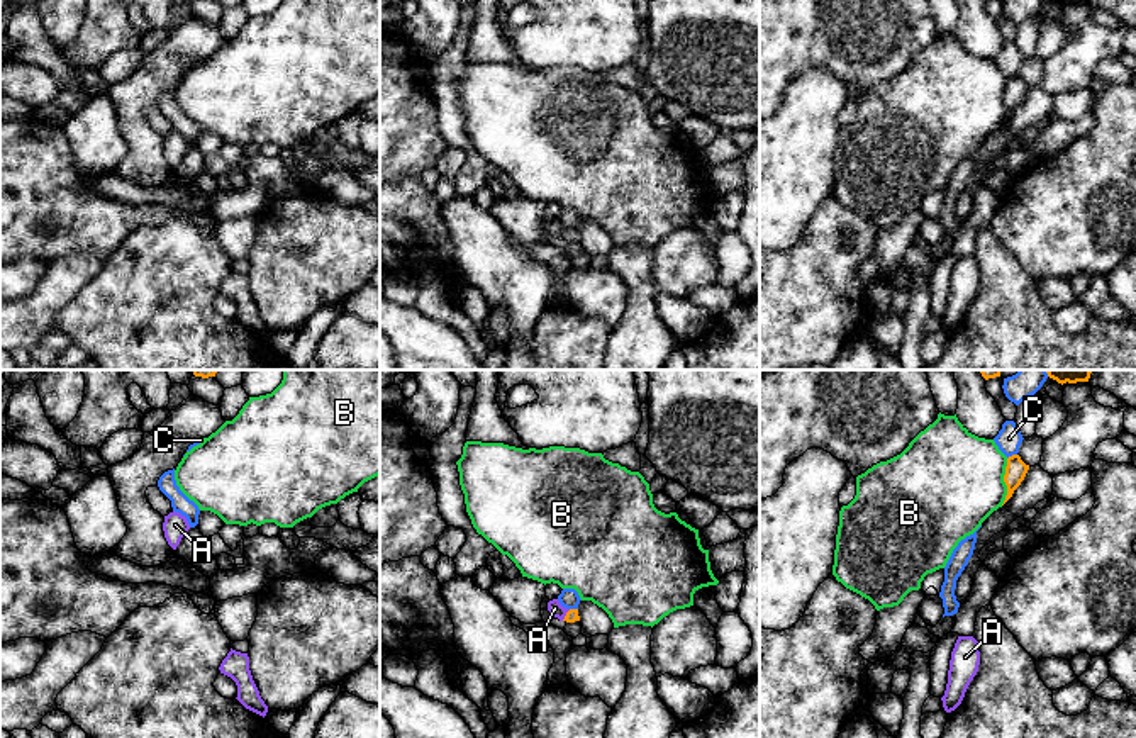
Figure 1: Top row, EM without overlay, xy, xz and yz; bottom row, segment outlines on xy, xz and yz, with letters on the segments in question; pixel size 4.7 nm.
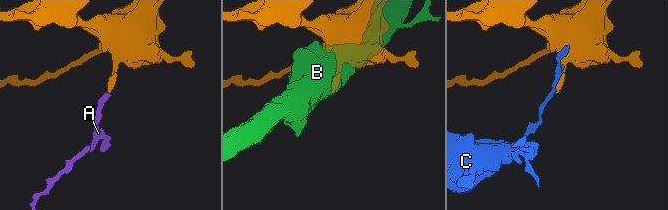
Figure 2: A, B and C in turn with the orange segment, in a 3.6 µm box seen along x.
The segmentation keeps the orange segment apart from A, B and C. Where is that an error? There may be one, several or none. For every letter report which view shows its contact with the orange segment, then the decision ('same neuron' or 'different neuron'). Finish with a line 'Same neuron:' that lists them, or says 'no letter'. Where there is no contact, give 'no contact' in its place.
A: xz | same neuron
B: yz | different neuron
C: yz | different neuron
Same neuron: A

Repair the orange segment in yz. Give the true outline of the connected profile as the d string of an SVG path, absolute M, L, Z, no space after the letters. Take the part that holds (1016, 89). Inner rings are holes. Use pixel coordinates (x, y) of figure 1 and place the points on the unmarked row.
M1012 75L1007 78L1007 87L1004 95L1004 102L1007 105L1007 115L1004 124L1012 117L1014 110L1021 105L1027 90L1029 85L1026 85L1019 75Z

